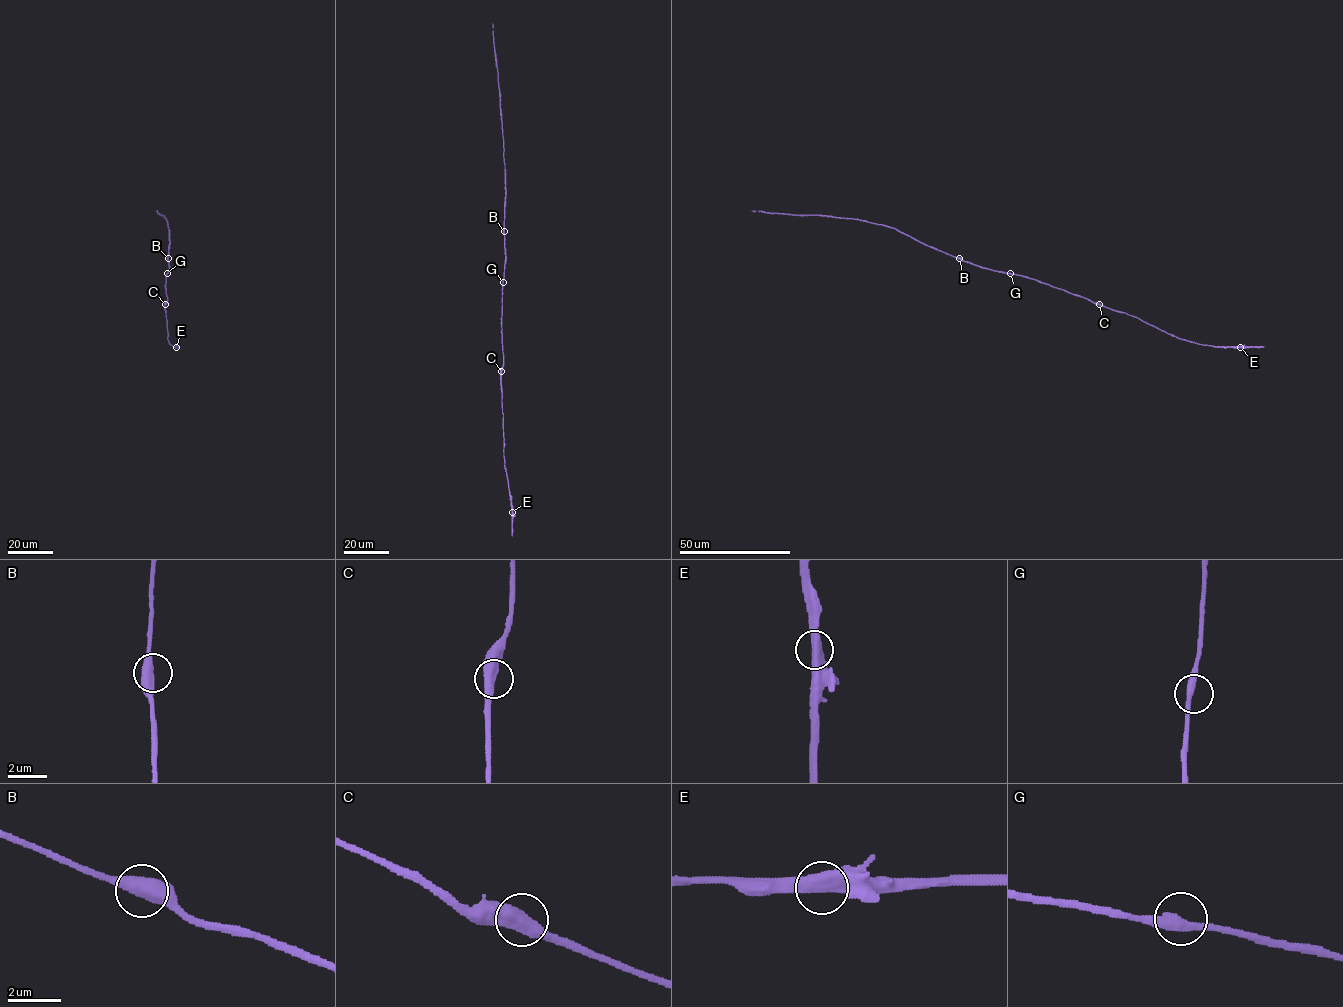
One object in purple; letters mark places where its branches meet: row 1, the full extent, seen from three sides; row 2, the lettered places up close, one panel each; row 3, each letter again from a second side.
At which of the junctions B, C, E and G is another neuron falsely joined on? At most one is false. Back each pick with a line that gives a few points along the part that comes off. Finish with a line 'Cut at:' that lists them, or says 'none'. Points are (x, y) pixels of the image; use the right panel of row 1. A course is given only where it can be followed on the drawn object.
E: foreign part runs (1240, 347), (1217, 346)
Cut at: E

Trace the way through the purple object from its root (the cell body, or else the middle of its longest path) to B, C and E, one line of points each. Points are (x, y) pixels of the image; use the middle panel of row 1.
B: (503, 281), (504, 231)
C: (503, 281), (501, 371)
E: (503, 281), (501, 403), (504, 457), (512, 512)

